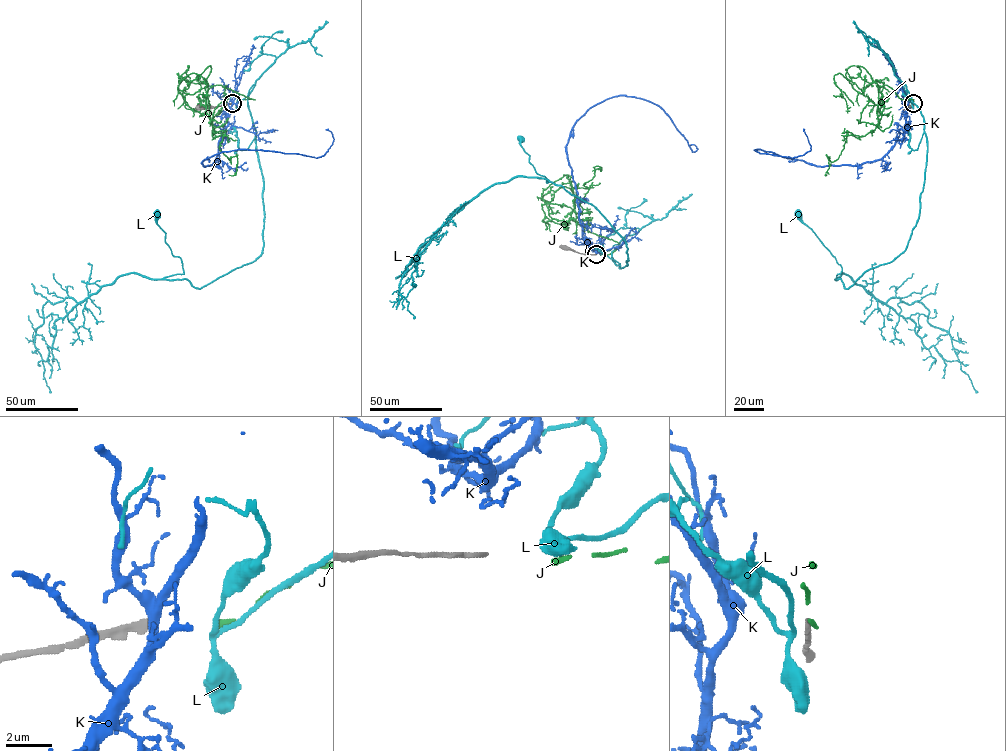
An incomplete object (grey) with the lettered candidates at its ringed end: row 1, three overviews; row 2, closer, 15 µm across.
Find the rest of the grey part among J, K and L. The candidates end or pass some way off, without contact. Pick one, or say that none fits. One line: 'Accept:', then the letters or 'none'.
Accept: J

